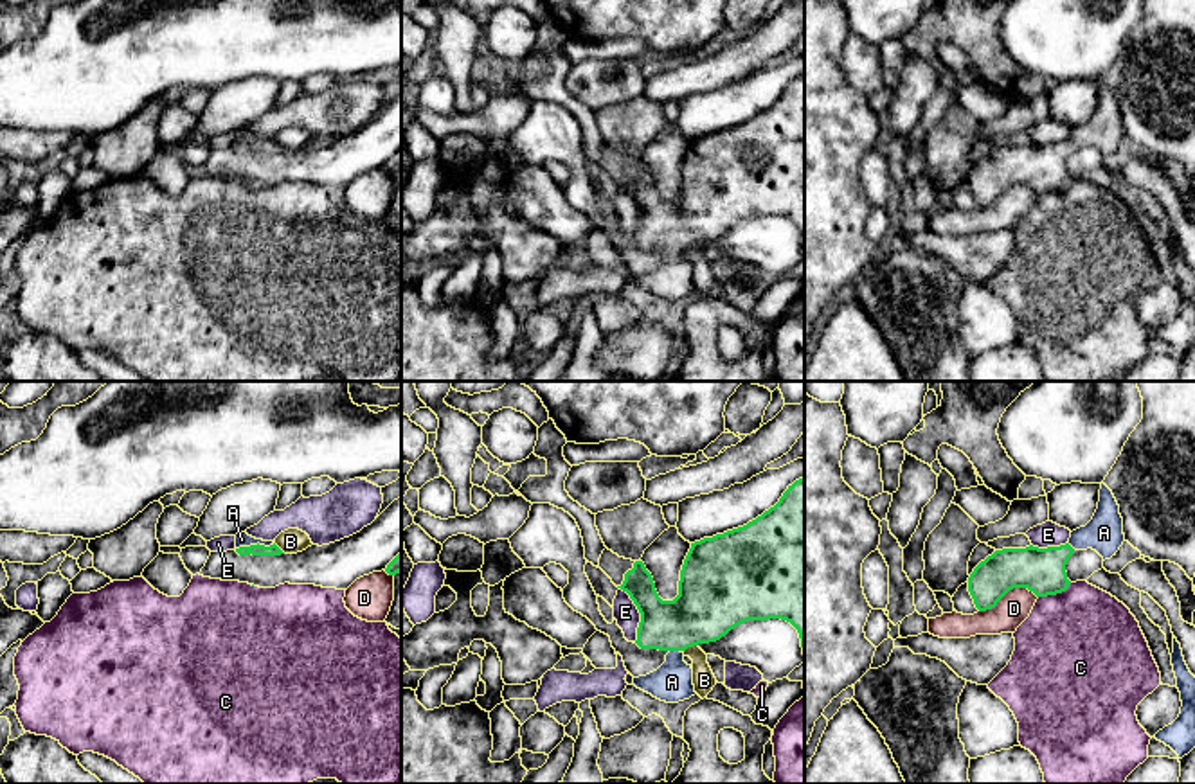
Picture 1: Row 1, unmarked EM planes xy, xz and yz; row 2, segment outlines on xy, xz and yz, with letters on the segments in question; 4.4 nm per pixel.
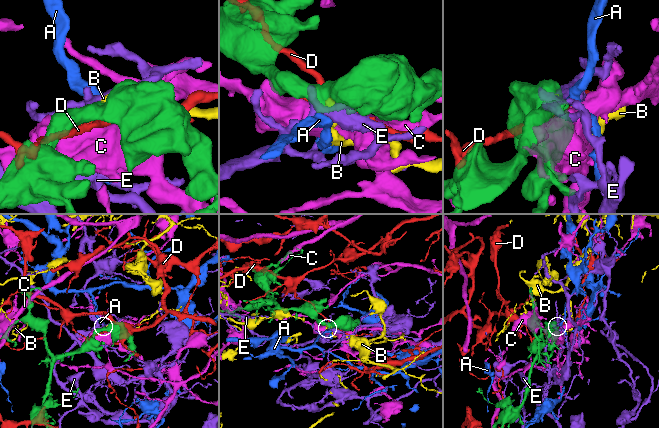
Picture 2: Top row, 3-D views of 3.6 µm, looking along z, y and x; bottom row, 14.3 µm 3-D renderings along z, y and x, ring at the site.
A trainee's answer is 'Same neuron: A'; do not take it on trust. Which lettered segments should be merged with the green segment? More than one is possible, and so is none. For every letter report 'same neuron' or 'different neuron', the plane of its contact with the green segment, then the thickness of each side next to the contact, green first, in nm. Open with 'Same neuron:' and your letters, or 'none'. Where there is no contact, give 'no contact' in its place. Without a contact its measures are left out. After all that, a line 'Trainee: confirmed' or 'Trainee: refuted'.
Same neuron: A
A: same neuron; contact in xy; calibres 50 and 60 nm
B: different neuron; contact in xz; calibres 320 and 100 nm
C: different neuron; contact in yz; calibres 200 and 500 nm
D: different neuron; contact in yz; calibres 200 and 150 nm
E: different neuron; contact in xz; calibres 260 and 110 nm
Trainee: confirmed

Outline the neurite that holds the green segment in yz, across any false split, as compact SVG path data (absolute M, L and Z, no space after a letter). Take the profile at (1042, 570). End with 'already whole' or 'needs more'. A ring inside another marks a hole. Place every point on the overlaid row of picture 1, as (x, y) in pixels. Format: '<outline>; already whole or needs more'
M1101 484L1092 520L1071 532L1060 547L1026 547L995 550L968 577L968 592L979 611L997 606L1013 588L1028 588L1037 597L1062 593L1069 588L1065 565L1074 550L1096 550L1103 561L1116 556L1125 541L1123 518L1112 491Z; needs more

